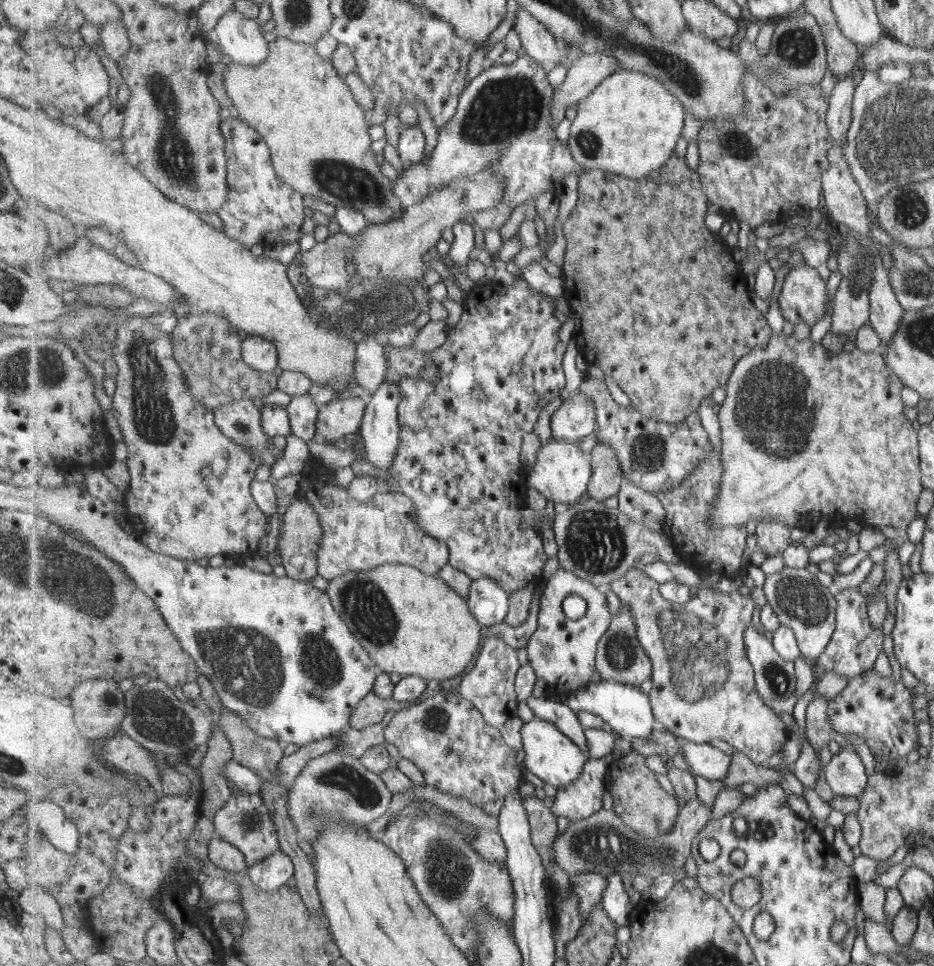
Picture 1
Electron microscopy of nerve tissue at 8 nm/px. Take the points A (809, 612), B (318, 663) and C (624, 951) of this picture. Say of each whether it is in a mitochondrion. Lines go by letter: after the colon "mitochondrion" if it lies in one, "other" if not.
A: mitochondrion
B: mitochondrion
C: other

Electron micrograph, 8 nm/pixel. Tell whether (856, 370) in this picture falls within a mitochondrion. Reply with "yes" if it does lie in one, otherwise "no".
no

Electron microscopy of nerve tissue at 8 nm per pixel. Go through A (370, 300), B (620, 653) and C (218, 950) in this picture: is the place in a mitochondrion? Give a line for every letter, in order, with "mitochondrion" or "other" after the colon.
A: mitochondrion
B: mitochondrion
C: other

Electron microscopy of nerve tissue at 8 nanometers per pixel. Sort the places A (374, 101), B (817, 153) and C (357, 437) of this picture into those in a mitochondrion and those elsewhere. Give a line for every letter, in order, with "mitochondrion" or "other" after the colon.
A: other
B: other
C: other

